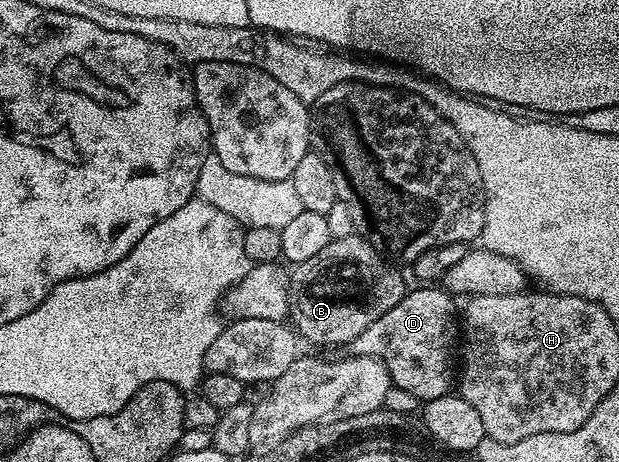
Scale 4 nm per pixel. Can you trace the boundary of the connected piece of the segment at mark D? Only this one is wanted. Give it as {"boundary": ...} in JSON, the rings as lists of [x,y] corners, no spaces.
{"boundary":[[[422,286],[408,294],[403,293],[393,309],[377,321],[372,322],[348,345],[349,353],[353,356],[374,357],[380,360],[387,368],[393,385],[399,390],[427,402],[434,398],[447,395],[451,391],[456,378],[456,357],[454,352],[458,350],[458,312],[454,310],[455,299],[451,293],[443,287]]]}

